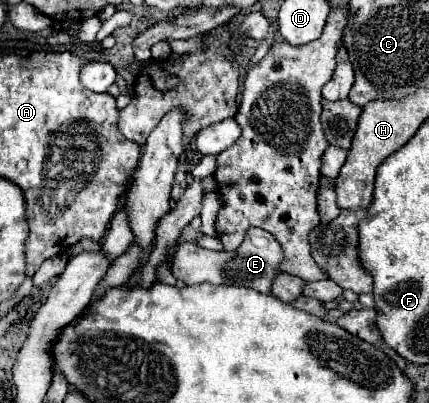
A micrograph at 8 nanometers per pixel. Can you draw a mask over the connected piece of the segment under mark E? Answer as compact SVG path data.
M250 228L244 242L240 244L240 248L236 248L234 252L214 252L214 250L206 250L200 248L198 244L190 244L190 242L182 242L178 246L176 258L174 258L174 276L178 280L184 280L188 286L194 284L232 284L232 286L246 286L246 288L254 288L262 294L270 294L272 282L280 272L278 264L282 262L282 246L278 244L278 240L274 240L270 236L270 232L262 230L262 228Z

